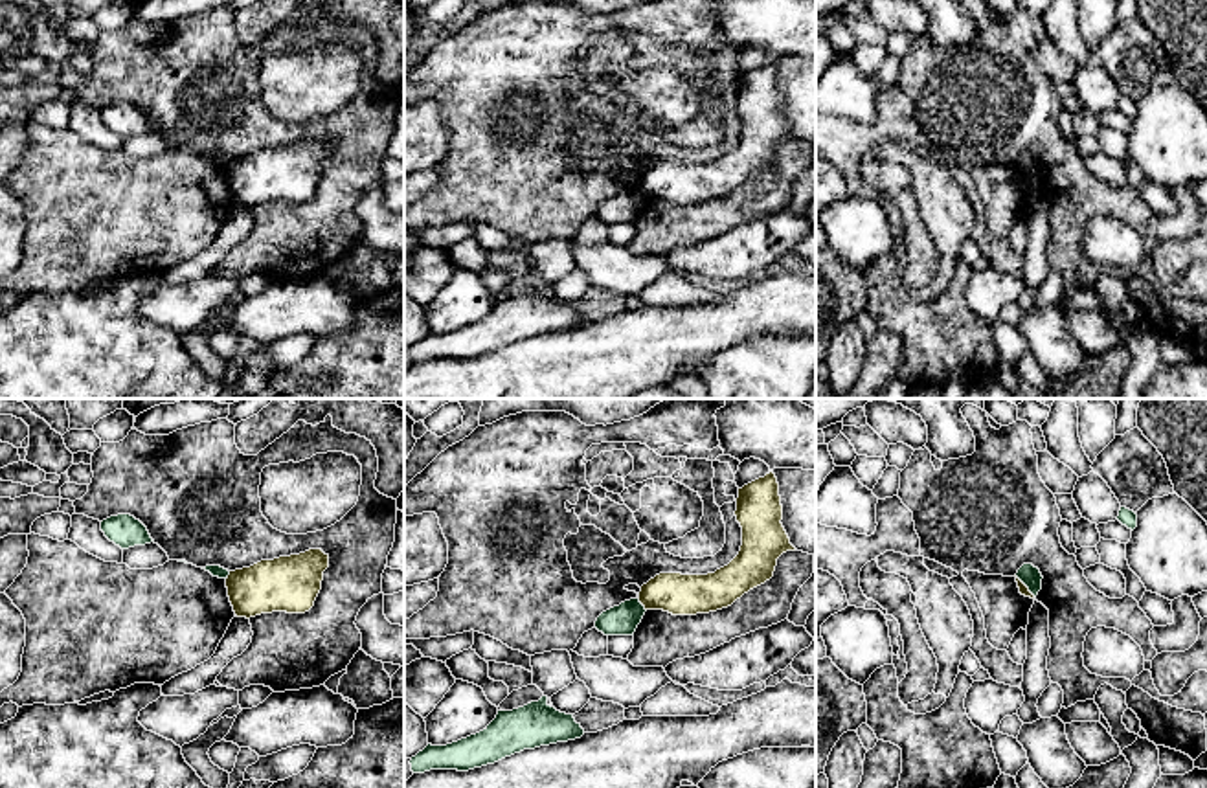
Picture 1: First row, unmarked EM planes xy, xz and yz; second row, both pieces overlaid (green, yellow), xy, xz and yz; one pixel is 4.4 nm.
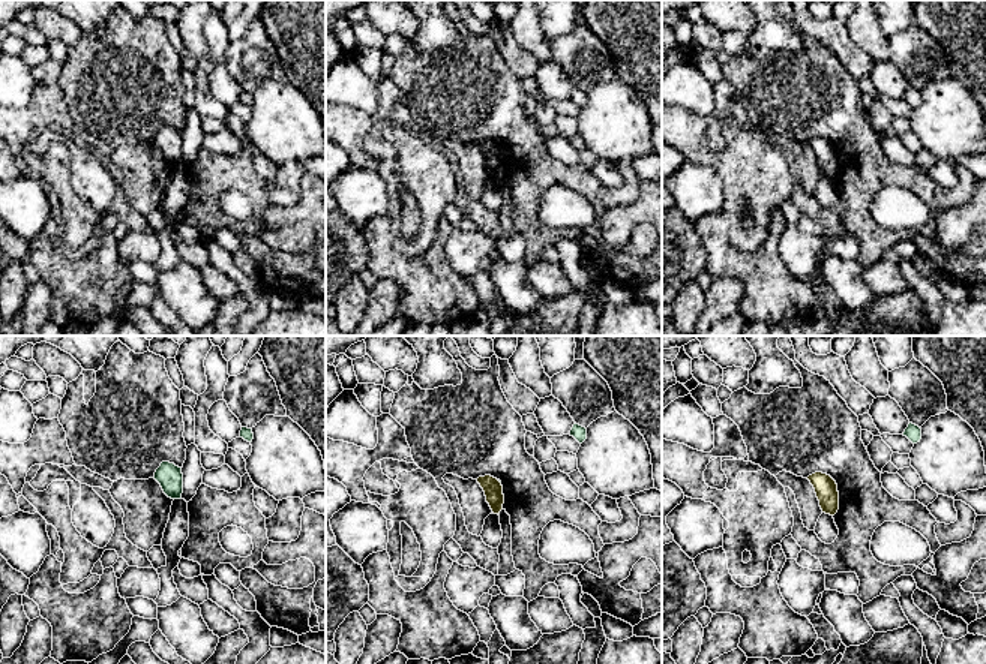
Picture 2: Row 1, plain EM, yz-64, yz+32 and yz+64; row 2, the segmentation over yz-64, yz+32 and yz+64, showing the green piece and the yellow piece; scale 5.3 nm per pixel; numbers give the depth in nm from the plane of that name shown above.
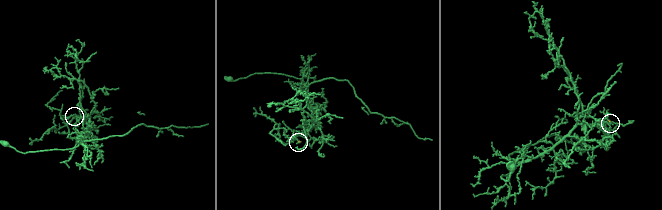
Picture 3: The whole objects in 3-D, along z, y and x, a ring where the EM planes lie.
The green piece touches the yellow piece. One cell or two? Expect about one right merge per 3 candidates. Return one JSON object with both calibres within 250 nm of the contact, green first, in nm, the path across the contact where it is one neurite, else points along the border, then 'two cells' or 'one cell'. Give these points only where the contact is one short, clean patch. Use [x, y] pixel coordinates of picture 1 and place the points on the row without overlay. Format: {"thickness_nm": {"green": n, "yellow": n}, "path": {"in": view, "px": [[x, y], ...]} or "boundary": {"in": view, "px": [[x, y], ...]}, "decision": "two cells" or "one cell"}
{"thickness_nm": {"green": 140, "yellow": 180}, "boundary": {"in": "xz", "px": [[638, 186], [645, 199]]}, "decision": "two cells"}

